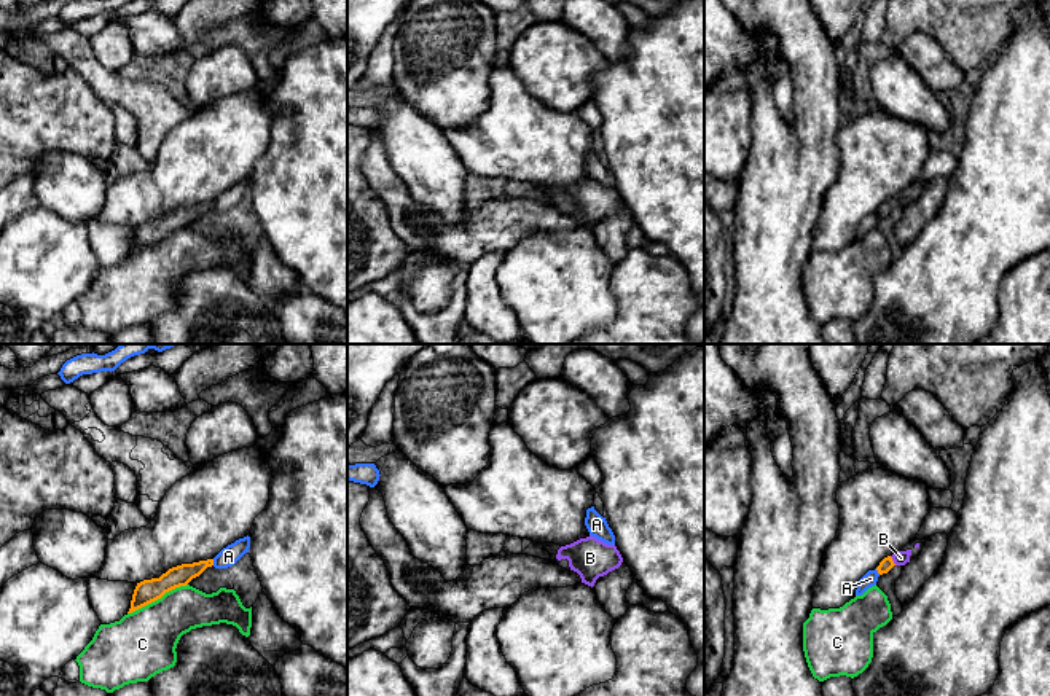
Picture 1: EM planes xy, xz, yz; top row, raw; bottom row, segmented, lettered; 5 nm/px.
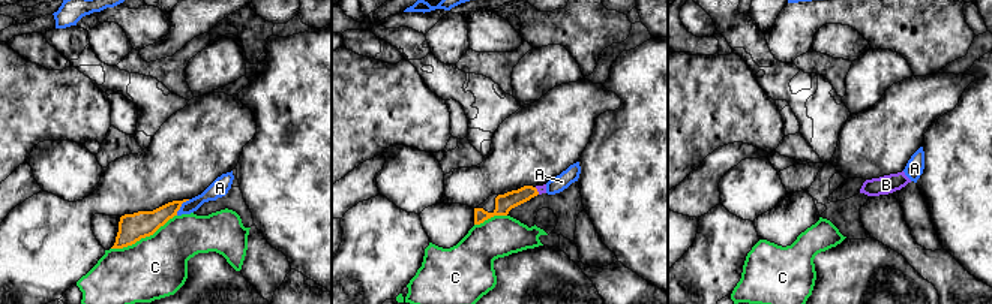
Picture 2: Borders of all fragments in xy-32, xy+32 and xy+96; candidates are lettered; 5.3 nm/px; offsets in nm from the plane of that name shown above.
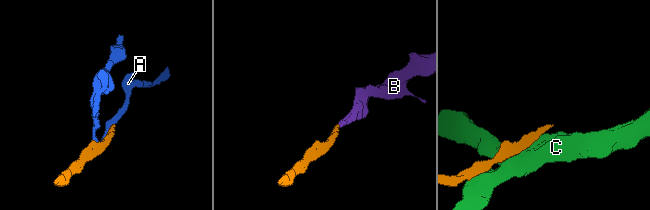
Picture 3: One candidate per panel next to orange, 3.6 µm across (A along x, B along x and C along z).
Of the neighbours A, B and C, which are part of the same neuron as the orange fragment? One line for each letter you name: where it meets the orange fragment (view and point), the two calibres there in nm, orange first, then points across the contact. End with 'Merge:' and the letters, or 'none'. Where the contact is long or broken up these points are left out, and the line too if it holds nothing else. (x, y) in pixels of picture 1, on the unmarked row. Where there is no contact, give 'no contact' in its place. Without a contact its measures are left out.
B: meets orange in yz at (893, 204); 70 nm thick on the orange side, 70 nm on the other; runs through yz (886, 207), (893, 204), (901, 201)
Merge: B

